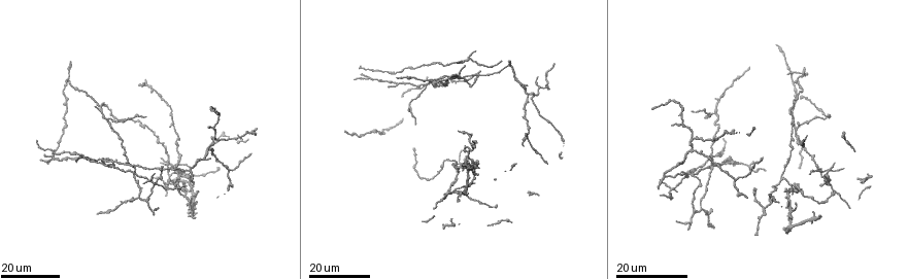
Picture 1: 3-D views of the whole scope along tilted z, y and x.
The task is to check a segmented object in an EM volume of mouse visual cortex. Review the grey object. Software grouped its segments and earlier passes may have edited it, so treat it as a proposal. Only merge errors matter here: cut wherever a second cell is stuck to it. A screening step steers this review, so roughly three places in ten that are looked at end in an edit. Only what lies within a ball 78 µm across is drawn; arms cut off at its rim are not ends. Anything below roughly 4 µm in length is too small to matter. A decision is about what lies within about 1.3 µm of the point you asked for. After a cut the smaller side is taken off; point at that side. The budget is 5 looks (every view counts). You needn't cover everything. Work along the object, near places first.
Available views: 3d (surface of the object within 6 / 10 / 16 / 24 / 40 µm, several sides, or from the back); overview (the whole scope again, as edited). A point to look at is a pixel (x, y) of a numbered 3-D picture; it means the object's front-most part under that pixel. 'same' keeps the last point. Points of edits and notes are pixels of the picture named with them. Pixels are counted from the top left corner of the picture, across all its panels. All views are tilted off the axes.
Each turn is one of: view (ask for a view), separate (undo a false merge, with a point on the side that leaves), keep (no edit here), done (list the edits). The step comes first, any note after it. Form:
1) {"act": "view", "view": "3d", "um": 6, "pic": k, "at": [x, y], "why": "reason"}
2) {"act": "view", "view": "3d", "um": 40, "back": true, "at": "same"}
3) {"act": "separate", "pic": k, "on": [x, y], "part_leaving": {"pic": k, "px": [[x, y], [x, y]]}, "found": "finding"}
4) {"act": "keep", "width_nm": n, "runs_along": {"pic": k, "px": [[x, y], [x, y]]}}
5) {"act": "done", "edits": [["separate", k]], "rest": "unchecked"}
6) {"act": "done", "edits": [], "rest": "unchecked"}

{"act": "view", "view": "3d", "um": 16, "pic": 1, "at": [764, 210], "why": "branch point"}

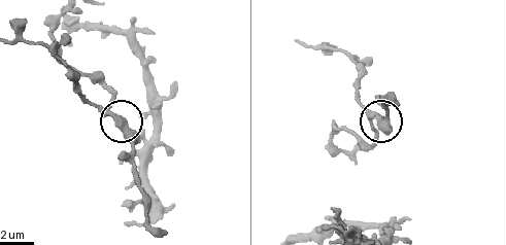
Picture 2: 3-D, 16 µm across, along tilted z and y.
{"act": "view", "view": "3d", "um": 10, "pic": 2, "at": [109, 116]}

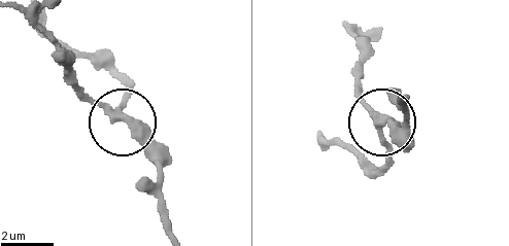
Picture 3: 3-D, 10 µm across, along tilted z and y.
{"act": "keep", "arms": 3, "runs_along": {"pic": 3, "px": [[325, 146], [343, 144], [373, 169], [386, 124], [401, 142]]}, "found": "all the same cell"}

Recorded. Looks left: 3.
{"act": "view", "view": "3d", "um": 16, "pic": 1, "at": [447, 194], "why": "side arm on a straight run"}

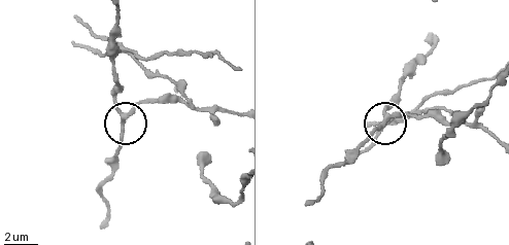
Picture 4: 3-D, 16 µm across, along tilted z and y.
{"act": "view", "view": "3d", "um": 10, "pic": 4, "at": [384, 116]}

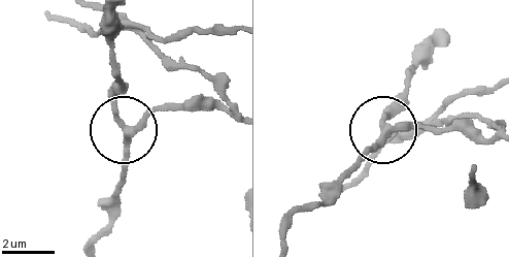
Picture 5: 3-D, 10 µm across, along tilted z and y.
{"act": "keep", "side_arm_um": 30, "found": "all the same cell"}

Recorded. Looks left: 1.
{"act": "done", "edits": [], "rest": "unchecked"}

